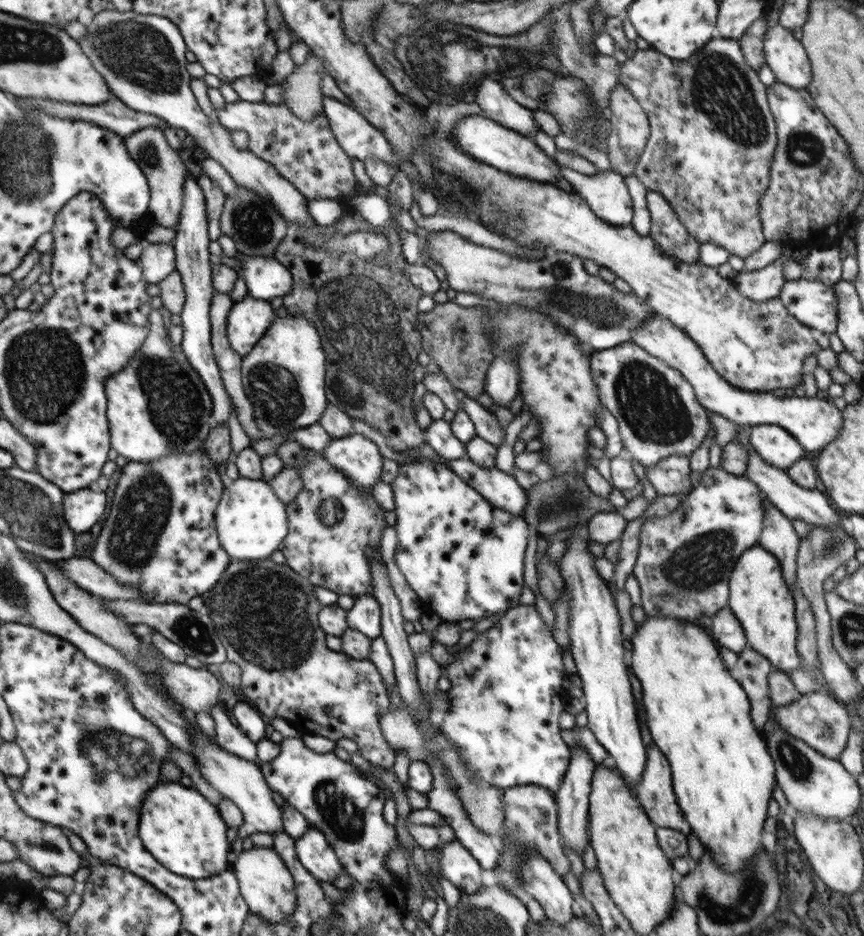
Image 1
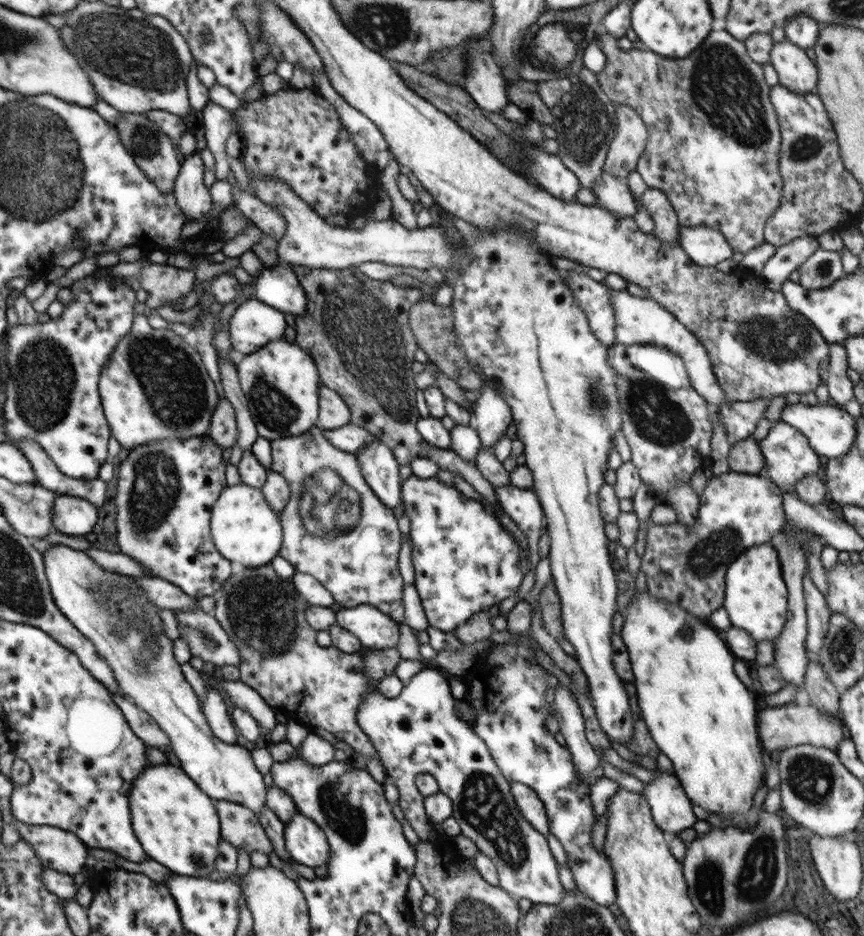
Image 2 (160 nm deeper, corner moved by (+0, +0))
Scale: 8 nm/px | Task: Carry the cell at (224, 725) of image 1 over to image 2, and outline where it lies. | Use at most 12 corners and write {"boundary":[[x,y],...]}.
{"boundary":[[207,685],[202,712],[214,736],[236,743],[235,724],[220,690]]}

